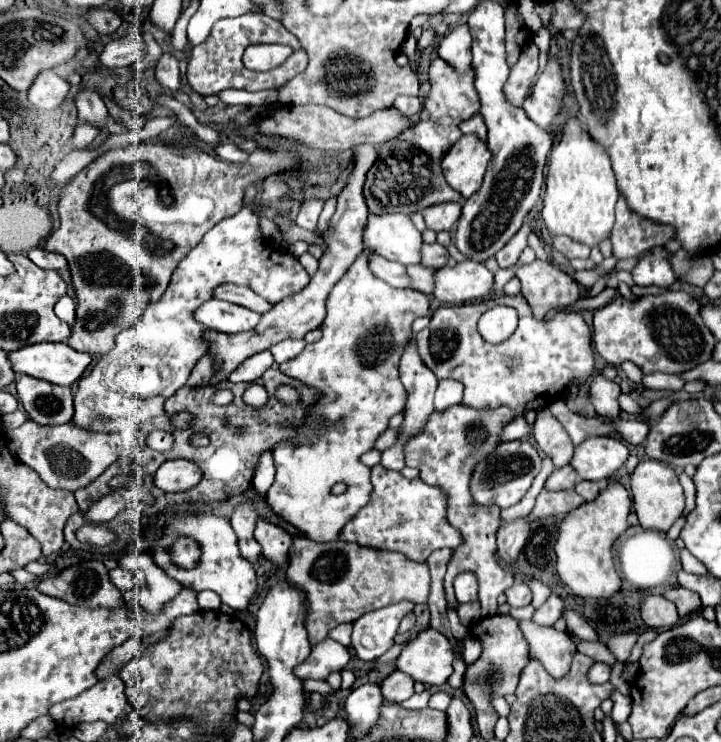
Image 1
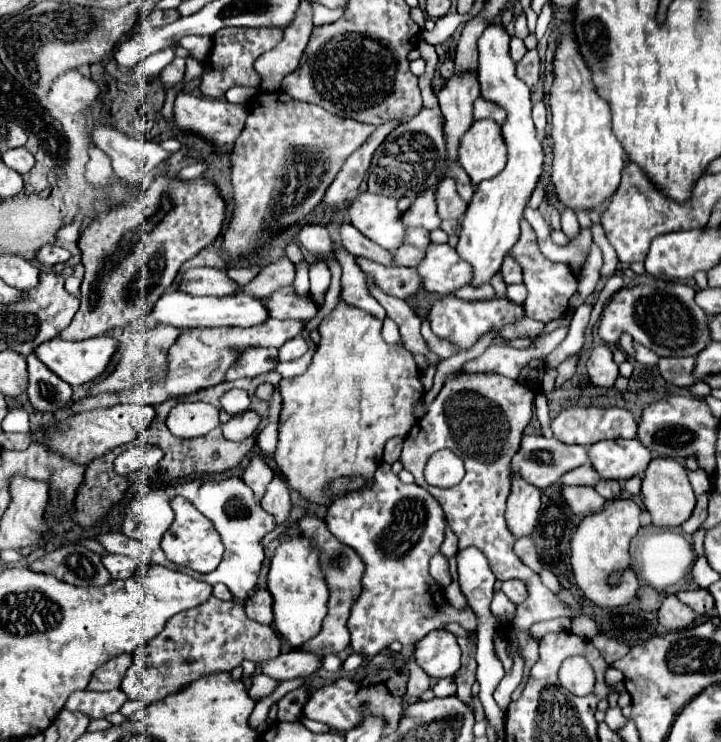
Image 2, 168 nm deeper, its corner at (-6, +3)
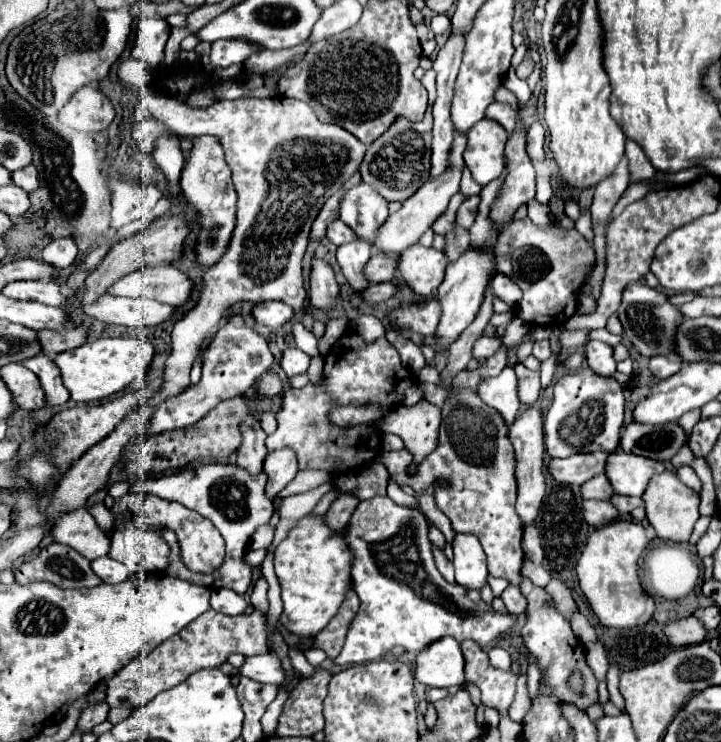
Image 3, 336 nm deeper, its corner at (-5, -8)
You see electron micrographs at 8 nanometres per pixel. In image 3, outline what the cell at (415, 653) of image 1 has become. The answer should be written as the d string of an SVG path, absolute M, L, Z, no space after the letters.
M445 637L417 655L415 679L427 687L463 685L463 655L459 643Z

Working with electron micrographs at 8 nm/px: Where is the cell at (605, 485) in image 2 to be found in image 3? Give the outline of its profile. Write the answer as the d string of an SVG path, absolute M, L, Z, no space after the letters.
M611 495L609 503L611 503L619 513L623 513L623 515L625 515L625 513L631 513L635 507L643 505L641 499L637 499L637 497L625 497L625 495Z

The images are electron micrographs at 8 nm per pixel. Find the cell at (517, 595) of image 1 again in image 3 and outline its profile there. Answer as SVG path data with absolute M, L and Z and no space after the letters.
M507 587L501 593L501 599L503 599L509 615L519 615L519 613L523 613L527 609L527 599L523 597L519 587Z

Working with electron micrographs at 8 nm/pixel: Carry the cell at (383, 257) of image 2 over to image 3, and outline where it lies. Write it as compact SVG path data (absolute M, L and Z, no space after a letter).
M337 219L337 221L333 221L333 225L329 225L327 239L339 247L339 245L343 245L345 241L355 241L357 235L351 231L351 227L347 227L341 219Z

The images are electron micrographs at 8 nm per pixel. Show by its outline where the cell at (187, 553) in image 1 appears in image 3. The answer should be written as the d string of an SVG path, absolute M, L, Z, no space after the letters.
M125 495L119 501L115 501L113 515L115 515L115 527L119 523L119 513L127 511L131 513L131 521L125 523L123 529L129 529L129 523L133 527L139 527L139 523L167 523L179 541L181 547L181 561L187 565L187 569L197 571L197 573L213 573L223 565L225 559L225 541L221 533L213 527L213 523L199 513L183 507L181 503L175 501L163 501L155 495Z

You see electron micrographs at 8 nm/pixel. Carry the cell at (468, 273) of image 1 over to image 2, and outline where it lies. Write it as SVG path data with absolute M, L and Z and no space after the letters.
M430 244L416 270L422 278L422 286L436 294L450 294L472 280L470 264L460 260L456 250L448 244Z

